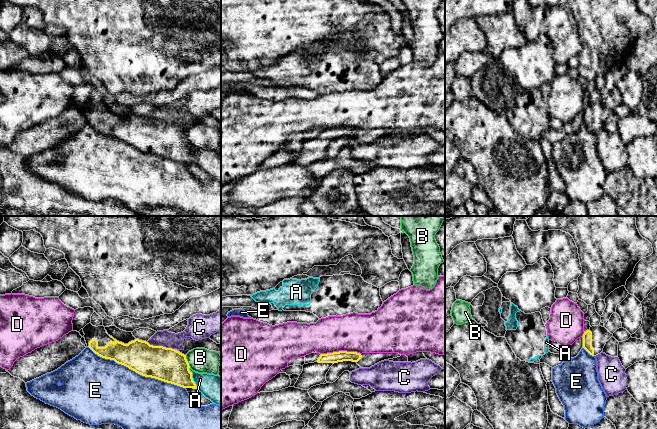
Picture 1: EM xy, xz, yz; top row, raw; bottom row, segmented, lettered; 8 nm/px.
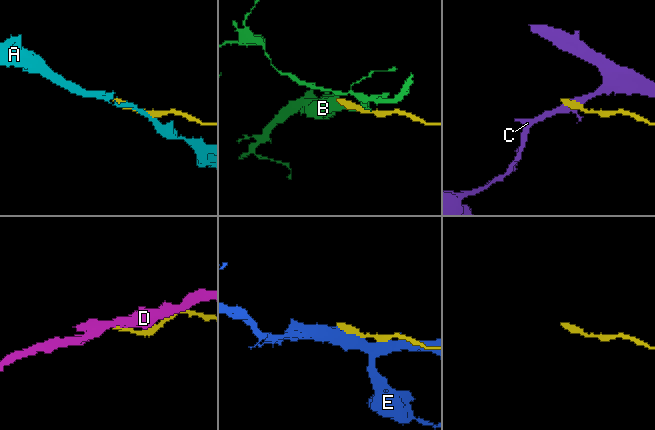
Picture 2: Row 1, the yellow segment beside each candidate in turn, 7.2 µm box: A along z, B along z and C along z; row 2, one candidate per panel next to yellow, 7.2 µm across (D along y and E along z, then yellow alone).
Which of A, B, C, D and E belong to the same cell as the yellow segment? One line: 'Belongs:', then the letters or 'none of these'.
Belongs: none of these

